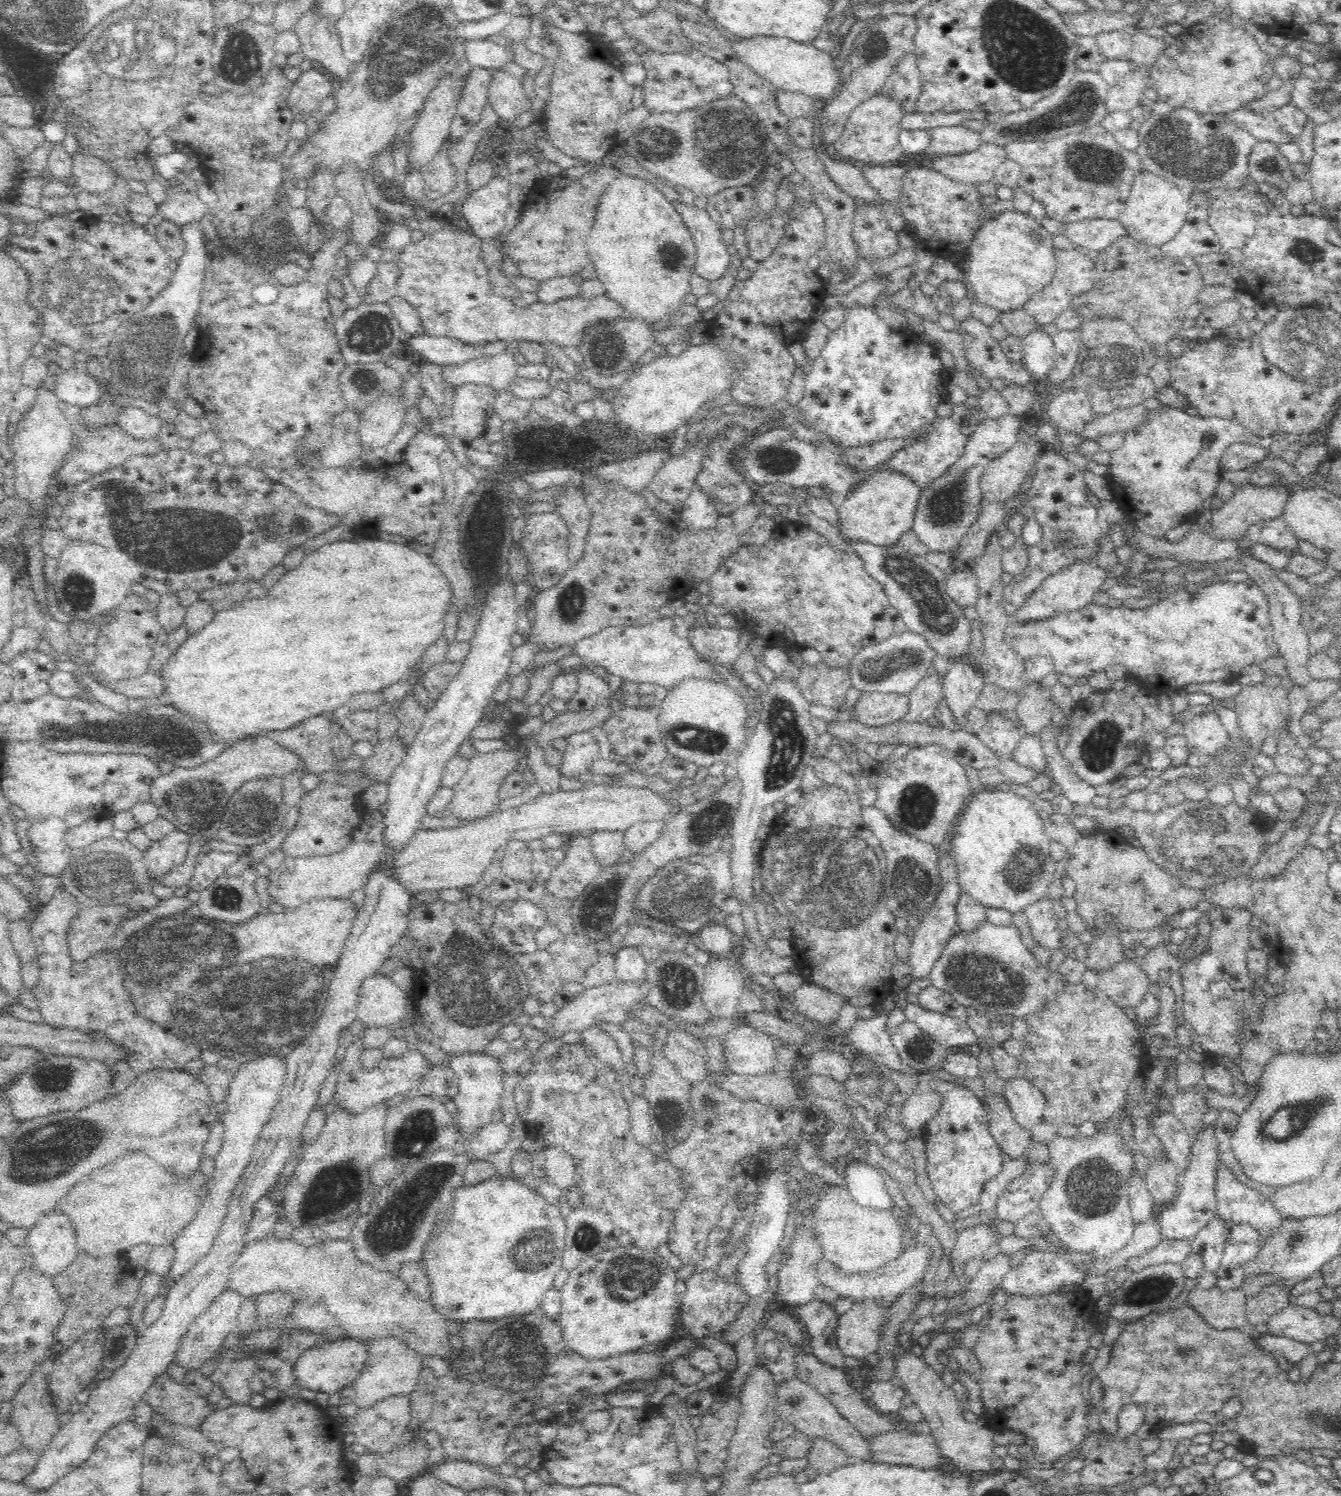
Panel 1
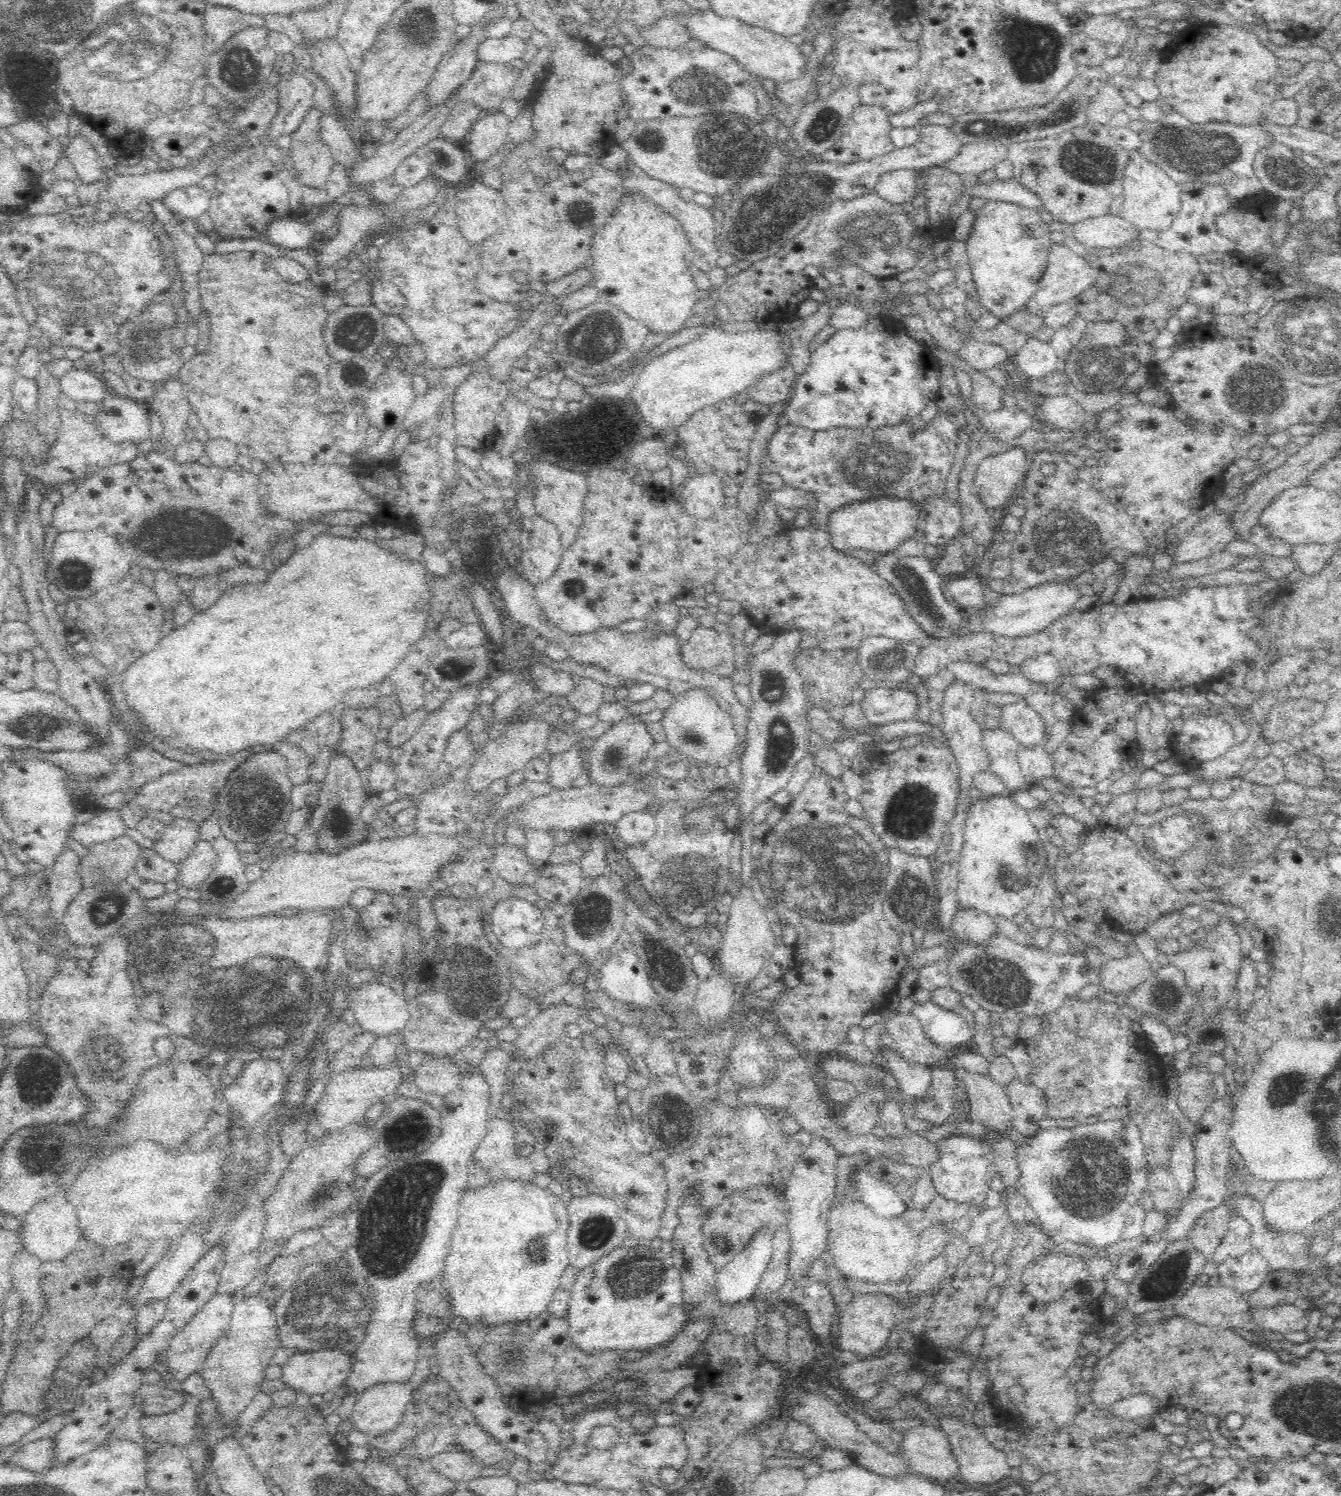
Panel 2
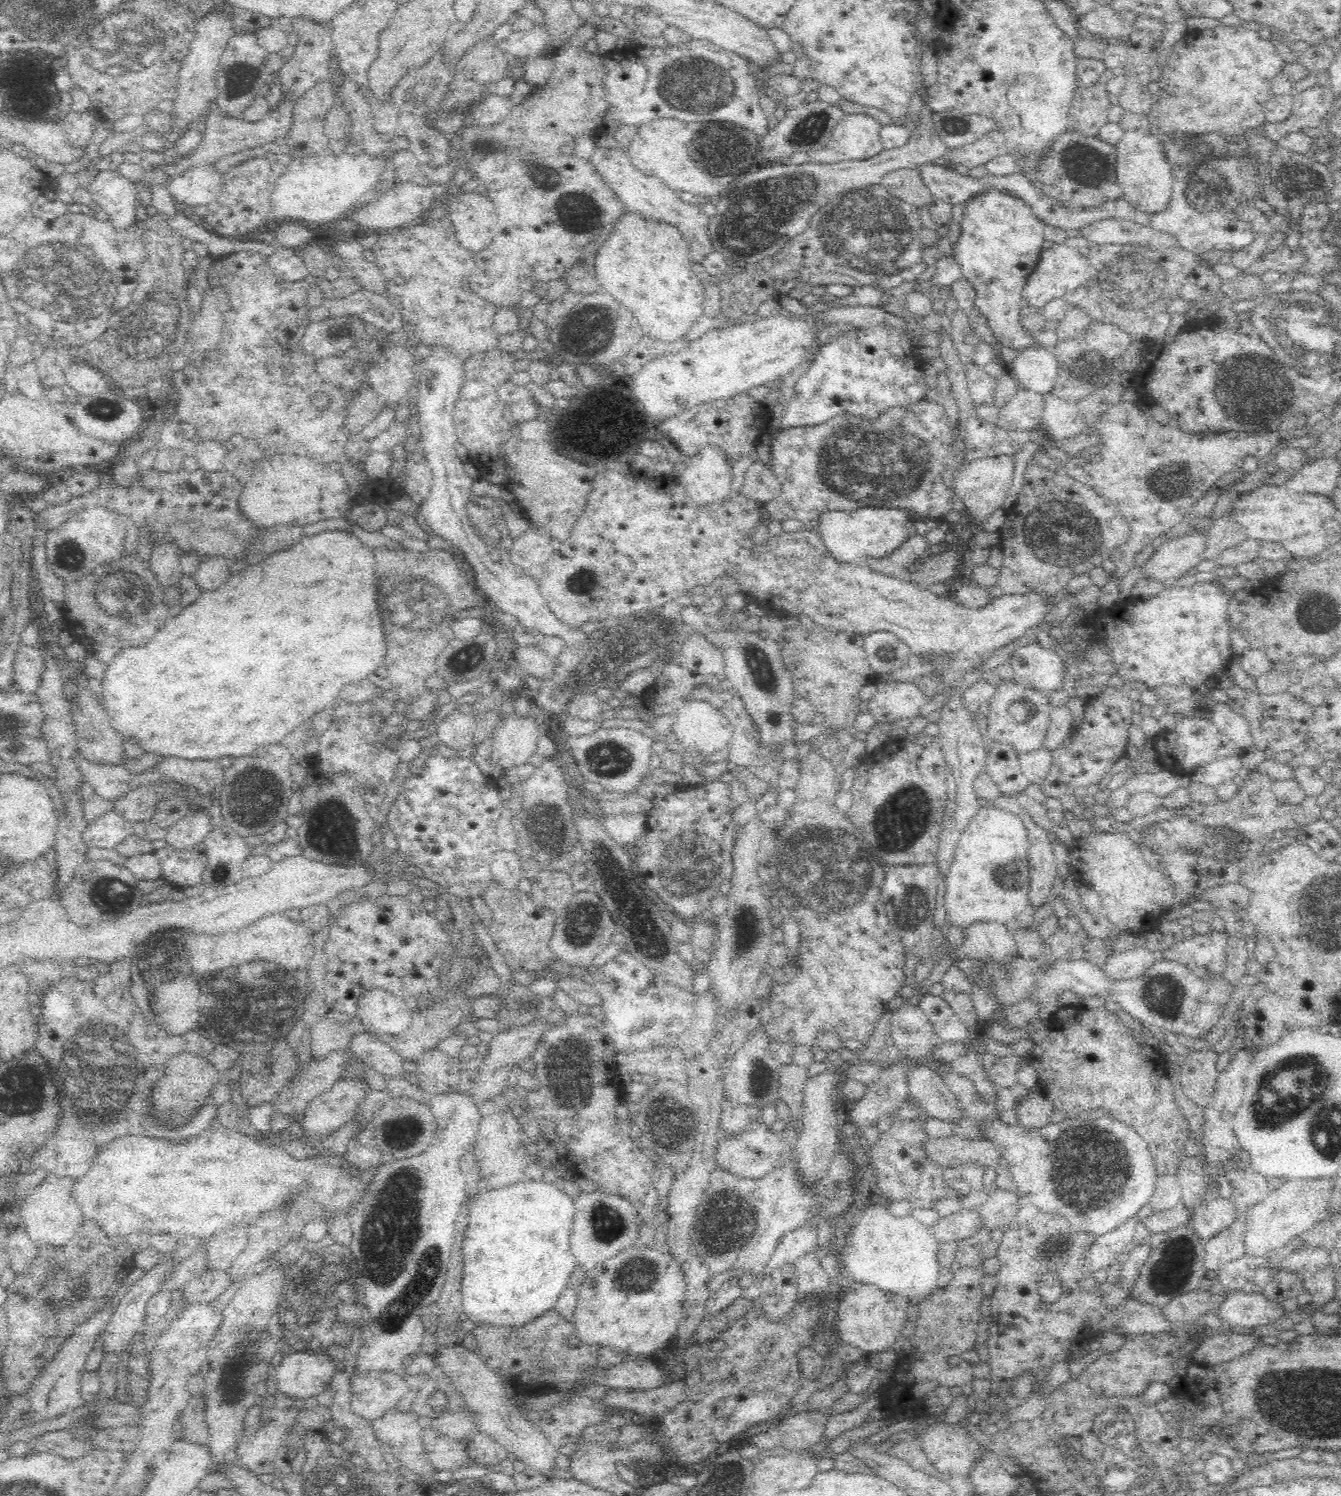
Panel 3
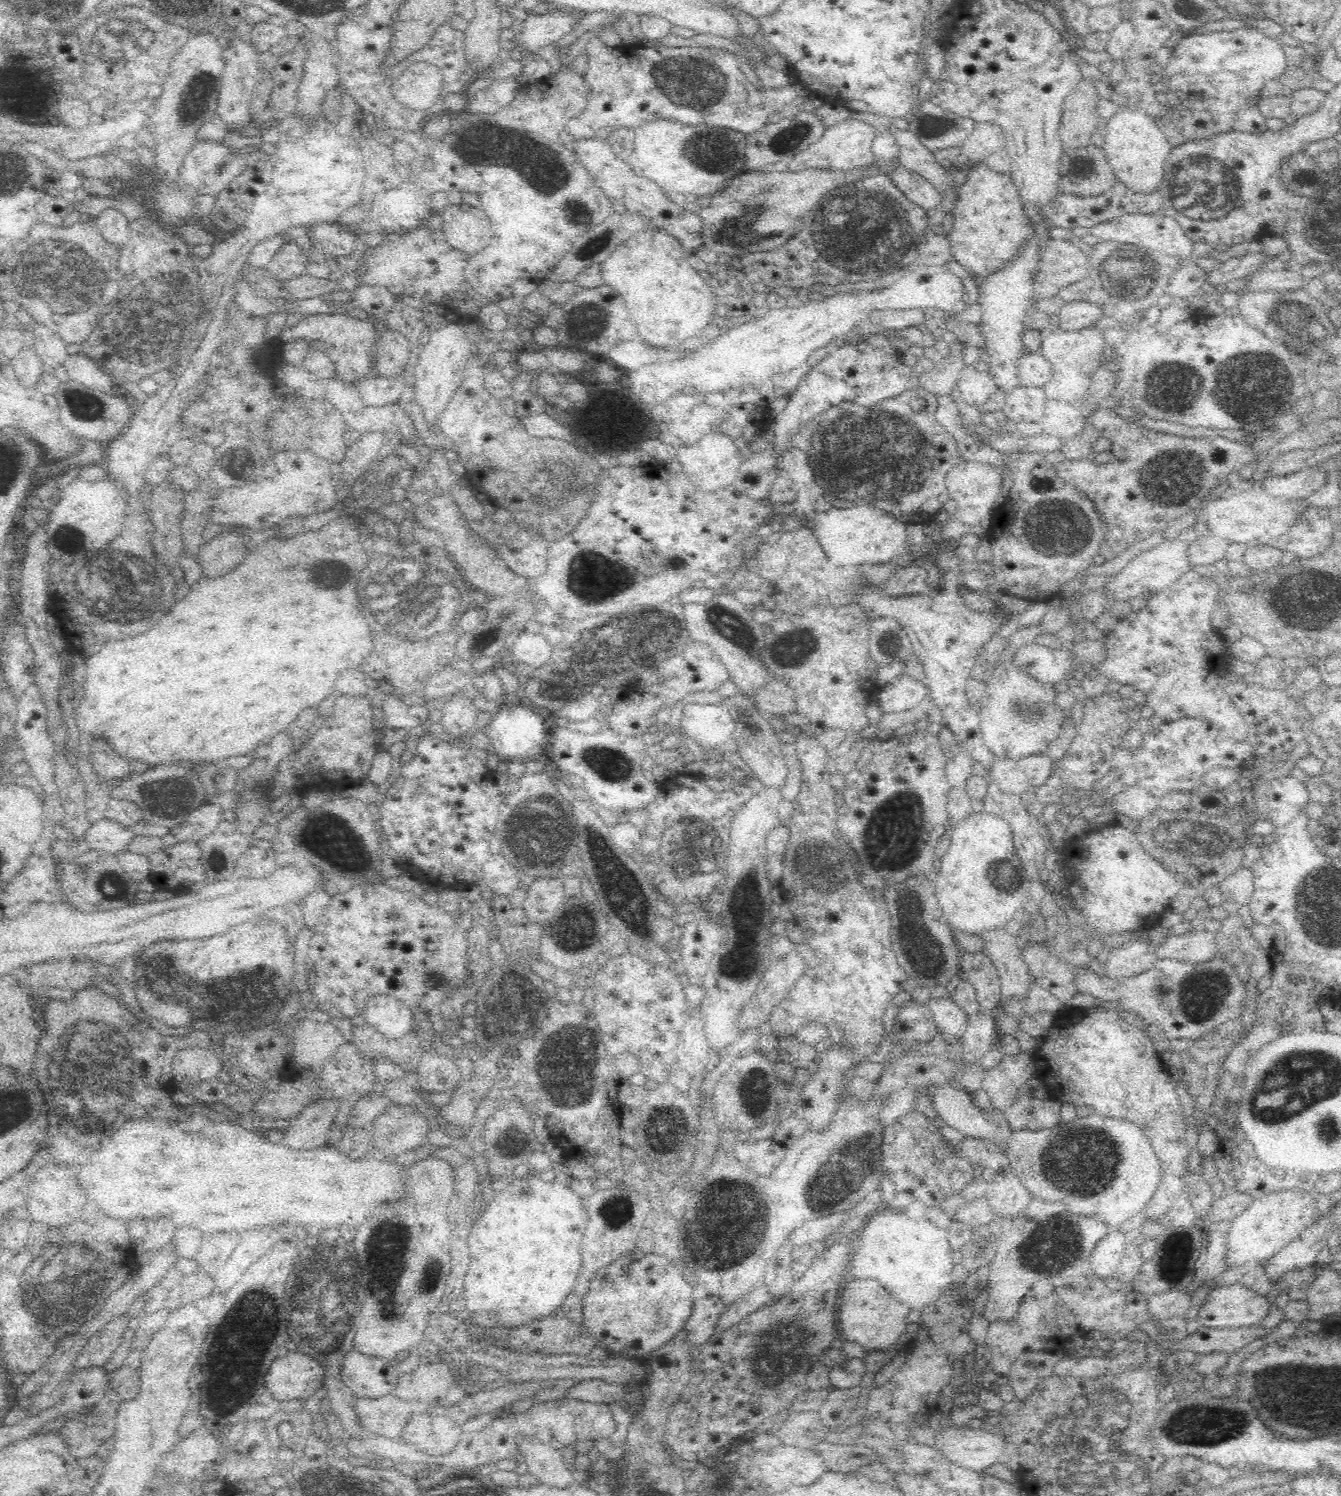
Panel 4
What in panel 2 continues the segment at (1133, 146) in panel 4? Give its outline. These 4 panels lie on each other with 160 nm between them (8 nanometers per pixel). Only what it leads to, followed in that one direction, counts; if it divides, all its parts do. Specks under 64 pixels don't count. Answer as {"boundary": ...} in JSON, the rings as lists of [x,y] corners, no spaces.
{"boundary":[[[1136,148],[1130,152],[1123,172],[1123,204],[1121,215],[1138,228],[1166,230],[1176,218],[1180,208],[1180,182],[1176,182],[1164,169],[1150,158],[1144,158]]]}

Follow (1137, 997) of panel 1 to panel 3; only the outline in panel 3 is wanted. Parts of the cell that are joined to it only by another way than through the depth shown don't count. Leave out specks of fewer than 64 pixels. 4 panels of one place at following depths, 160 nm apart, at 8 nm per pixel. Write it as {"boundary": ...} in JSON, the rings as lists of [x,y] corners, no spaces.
{"boundary":[[[1141,942],[1136,948],[1130,948],[1125,952],[1108,953],[1102,968],[1110,979],[1120,981],[1143,976],[1155,962],[1153,952]]]}

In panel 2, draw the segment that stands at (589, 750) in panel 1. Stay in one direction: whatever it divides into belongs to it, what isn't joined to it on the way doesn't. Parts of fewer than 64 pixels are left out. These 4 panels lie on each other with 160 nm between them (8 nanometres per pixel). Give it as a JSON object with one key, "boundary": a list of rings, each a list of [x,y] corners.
{"boundary":[[[575,743],[571,749],[562,754],[552,755],[548,763],[548,774],[545,782],[552,786],[553,791],[564,790],[585,770],[585,760],[581,759],[580,751],[583,747]]]}

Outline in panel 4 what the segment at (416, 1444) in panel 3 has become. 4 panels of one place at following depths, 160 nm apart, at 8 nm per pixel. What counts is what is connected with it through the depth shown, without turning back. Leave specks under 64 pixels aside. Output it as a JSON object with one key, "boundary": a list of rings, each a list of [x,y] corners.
{"boundary":[[[388,1393],[368,1398],[354,1396],[351,1400],[351,1410],[354,1410],[358,1422],[384,1436],[400,1436],[408,1416],[422,1412],[420,1402],[404,1402]]]}

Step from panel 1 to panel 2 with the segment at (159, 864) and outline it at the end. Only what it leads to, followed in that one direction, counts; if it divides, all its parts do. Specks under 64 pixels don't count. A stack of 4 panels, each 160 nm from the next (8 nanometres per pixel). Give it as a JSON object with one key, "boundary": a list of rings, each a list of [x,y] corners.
{"boundary":[[[176,818],[166,826],[162,838],[155,841],[154,849],[166,860],[182,860],[201,839],[201,822],[192,818]]]}

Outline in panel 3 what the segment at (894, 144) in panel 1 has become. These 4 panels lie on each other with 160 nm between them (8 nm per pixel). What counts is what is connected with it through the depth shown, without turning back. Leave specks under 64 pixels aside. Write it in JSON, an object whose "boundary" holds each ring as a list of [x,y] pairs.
{"boundary":[[[844,114],[822,148],[808,151],[808,163],[834,164],[866,160],[882,152],[881,124],[864,114]]]}

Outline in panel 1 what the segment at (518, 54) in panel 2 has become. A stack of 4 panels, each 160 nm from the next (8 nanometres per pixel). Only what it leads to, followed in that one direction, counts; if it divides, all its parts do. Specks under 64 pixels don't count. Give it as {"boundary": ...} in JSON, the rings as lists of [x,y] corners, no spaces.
{"boundary":[[[470,40],[466,44],[467,58],[472,66],[480,66],[480,68],[490,68],[490,70],[498,70],[504,64],[514,60],[514,52],[508,48],[502,48],[502,41],[488,42],[488,40]]]}

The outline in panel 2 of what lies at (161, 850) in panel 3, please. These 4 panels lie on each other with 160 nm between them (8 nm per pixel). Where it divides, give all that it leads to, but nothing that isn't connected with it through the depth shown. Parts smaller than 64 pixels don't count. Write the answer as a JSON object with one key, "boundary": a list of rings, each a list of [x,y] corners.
{"boundary":[[[201,838],[186,858],[174,860],[174,863],[174,880],[178,886],[198,890],[216,864],[216,850],[212,847],[210,839]]]}

